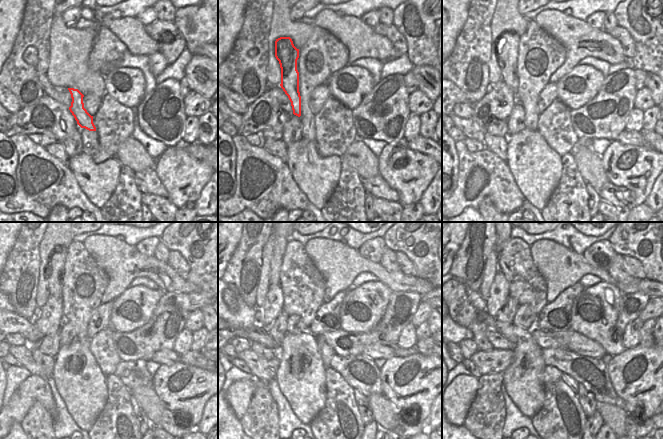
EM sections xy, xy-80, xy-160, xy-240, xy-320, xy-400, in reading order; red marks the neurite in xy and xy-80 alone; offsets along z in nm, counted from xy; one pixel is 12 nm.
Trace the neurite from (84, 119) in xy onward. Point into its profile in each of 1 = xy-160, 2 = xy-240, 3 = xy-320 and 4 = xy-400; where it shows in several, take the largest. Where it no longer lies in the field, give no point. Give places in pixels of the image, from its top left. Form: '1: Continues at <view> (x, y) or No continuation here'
1: Continues at xy-160 (508, 46)
2: Continues at xy-240 (54, 270)
3: Continues at xy-320 (280, 244)
4: Continues at xy-400 (500, 242).

